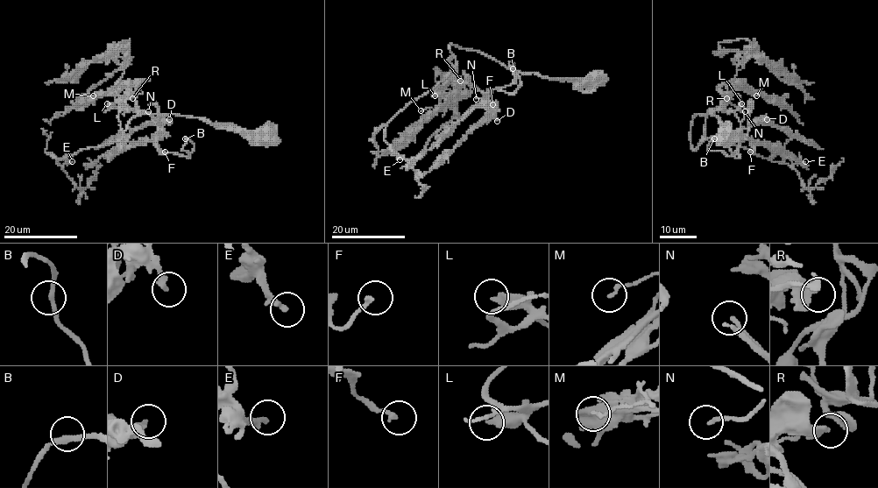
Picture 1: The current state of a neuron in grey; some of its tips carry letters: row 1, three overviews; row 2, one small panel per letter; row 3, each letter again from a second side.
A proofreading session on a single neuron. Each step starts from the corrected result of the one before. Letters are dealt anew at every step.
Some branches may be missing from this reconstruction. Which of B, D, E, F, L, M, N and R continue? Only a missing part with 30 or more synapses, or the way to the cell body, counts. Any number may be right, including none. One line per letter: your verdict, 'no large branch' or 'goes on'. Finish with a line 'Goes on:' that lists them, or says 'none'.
B: no large branch
D: no large branch
E: no large branch
F: goes on
L: goes on
M: no large branch
N: no large branch
R: no large branch
Goes on: F, L

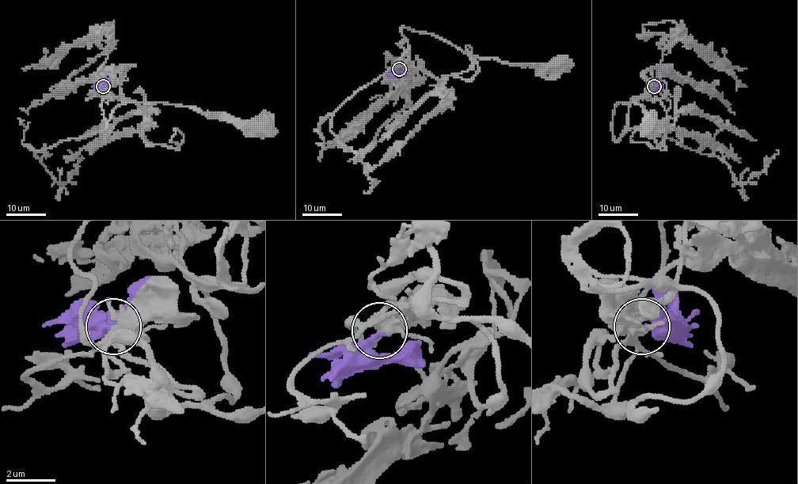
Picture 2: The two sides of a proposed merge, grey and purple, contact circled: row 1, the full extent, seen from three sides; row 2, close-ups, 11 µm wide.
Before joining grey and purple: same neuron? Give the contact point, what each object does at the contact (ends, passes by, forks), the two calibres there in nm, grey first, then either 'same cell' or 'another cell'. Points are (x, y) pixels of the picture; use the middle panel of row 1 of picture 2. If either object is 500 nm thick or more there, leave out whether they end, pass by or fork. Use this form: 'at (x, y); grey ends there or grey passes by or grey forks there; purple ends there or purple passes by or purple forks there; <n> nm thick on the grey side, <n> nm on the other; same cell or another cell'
at (399, 69); grey forks there; purple ends there; 340 nm thick on the grey side, 360 nm on the other; same cell

